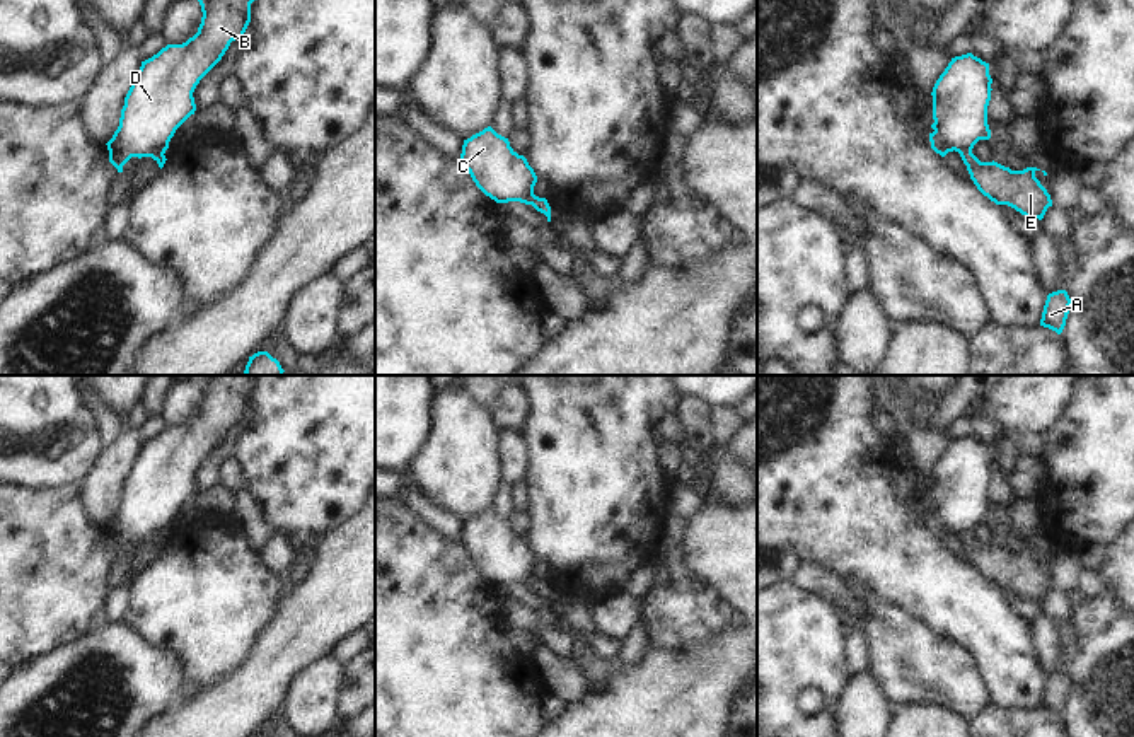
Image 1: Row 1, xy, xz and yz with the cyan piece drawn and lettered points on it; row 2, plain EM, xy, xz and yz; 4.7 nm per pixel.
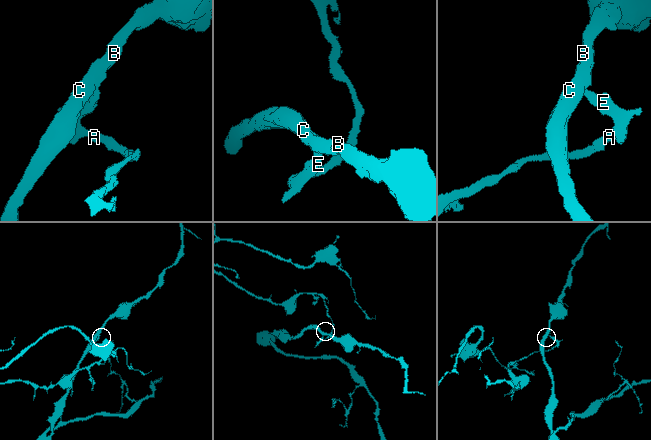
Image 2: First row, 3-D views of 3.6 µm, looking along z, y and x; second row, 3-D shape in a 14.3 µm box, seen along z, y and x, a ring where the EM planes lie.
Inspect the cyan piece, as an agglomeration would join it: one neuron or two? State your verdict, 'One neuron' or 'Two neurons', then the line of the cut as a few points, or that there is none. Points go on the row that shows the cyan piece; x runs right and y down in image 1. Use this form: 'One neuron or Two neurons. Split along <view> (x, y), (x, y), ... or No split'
Two neurons. Split along yz (971, 150), (960, 156)

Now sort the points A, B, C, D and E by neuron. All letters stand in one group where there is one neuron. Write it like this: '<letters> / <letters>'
A E / B C D

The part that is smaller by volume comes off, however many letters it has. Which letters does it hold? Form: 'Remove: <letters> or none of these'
Remove: A, E

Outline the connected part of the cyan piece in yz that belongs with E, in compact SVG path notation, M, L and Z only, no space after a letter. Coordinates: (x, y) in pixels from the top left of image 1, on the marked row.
M972 152L960 155L977 189L996 205L1008 205L1025 217L1042 220L1052 206L1050 194L1035 177L1037 167L1011 171L998 162L981 162Z

